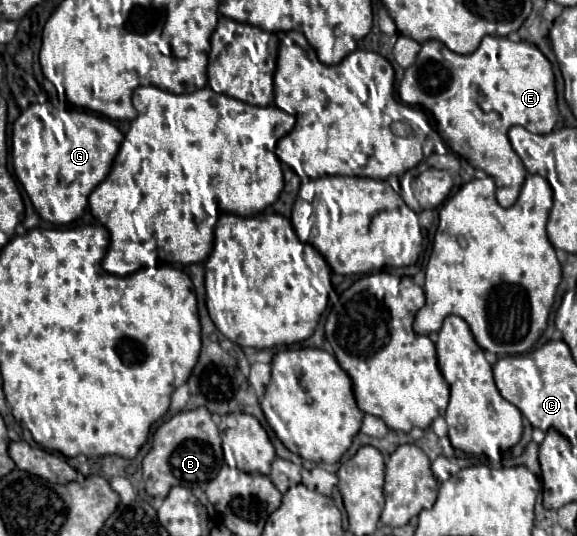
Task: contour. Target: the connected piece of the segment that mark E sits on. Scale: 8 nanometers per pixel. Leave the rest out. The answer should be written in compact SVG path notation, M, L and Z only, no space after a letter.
M488 35L470 55L452 53L440 41L426 41L416 65L406 69L398 95L408 105L428 109L450 149L496 181L496 199L502 207L514 205L526 177L526 169L510 144L508 129L522 125L530 133L550 133L558 121L550 61L536 45L514 43L506 37Z

